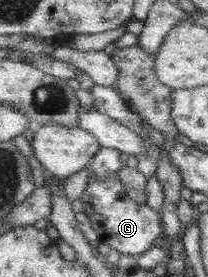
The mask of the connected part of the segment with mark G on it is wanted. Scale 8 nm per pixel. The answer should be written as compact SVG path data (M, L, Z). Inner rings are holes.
M93 172L88 173L88 185L84 189L81 197L81 202L84 206L84 212L93 221L94 230L101 235L101 242L109 244L112 248L118 250L122 254L130 254L134 258L138 258L140 255L145 254L150 250L154 244L154 240L160 237L164 233L164 224L161 221L161 214L159 211L154 210L147 203L140 203L136 200L132 200L122 184L119 173L101 178Z

